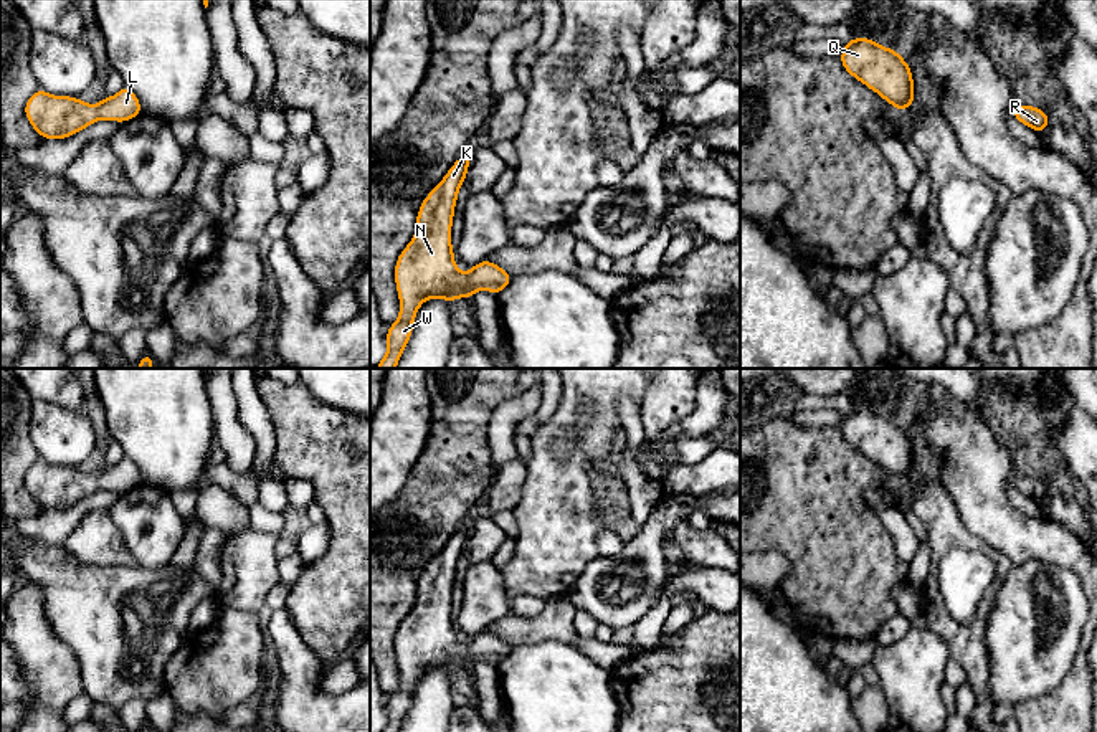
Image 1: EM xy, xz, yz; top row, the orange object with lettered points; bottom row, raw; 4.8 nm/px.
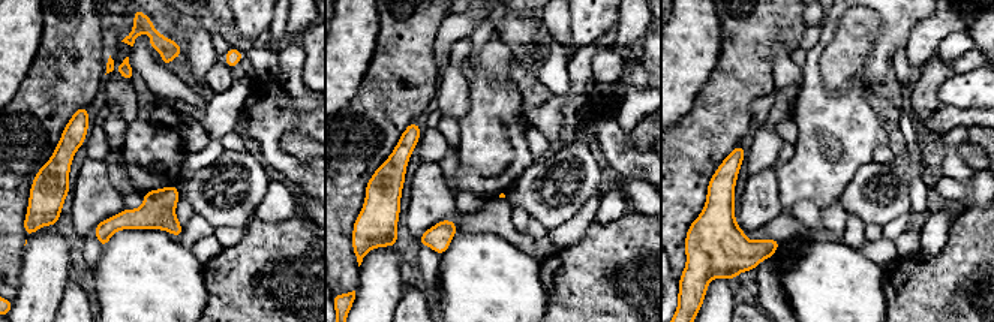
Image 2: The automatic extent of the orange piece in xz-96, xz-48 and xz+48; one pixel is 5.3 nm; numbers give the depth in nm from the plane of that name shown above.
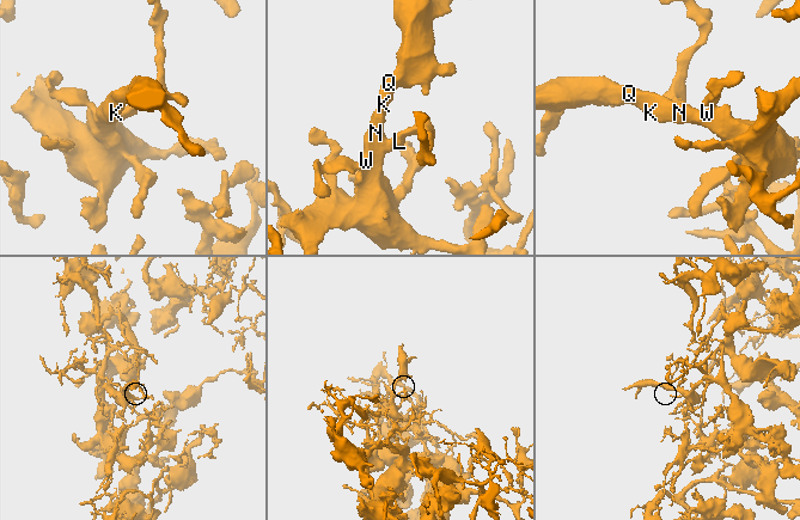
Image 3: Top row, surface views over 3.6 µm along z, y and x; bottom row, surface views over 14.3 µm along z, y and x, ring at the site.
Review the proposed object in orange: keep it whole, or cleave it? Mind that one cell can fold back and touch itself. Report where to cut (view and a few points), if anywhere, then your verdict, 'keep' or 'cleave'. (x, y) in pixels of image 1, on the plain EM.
cut none; keep

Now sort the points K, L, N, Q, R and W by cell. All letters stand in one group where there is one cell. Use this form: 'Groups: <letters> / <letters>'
Groups: K L N Q R W

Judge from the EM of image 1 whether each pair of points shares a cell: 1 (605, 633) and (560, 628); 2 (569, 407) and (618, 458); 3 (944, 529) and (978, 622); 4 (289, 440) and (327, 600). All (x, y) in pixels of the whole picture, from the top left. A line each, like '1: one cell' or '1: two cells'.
1: two cells
2: two cells
3: one cell
4: one cell

